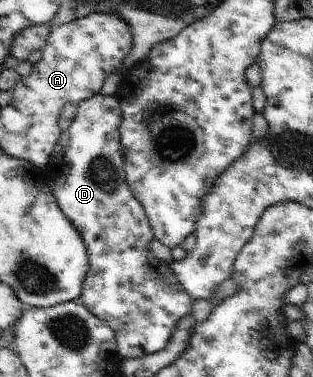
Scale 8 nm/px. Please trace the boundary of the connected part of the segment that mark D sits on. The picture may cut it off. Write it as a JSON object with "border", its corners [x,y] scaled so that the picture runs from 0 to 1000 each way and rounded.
{"border":[[[319,247],[256,268],[233,324],[185,366],[153,446],[166,467],[166,509],[185,544],[262,623],[281,666],[288,714],[243,798],[265,804],[281,825],[358,873],[371,889],[377,936],[403,952],[450,950],[524,926],[562,878],[562,857],[607,830],[617,788],[556,735],[543,700],[505,687],[479,666],[479,645],[495,634],[486,599],[460,549],[435,533],[399,480],[396,403],[377,347],[383,321],[390,289],[364,255]]]}

